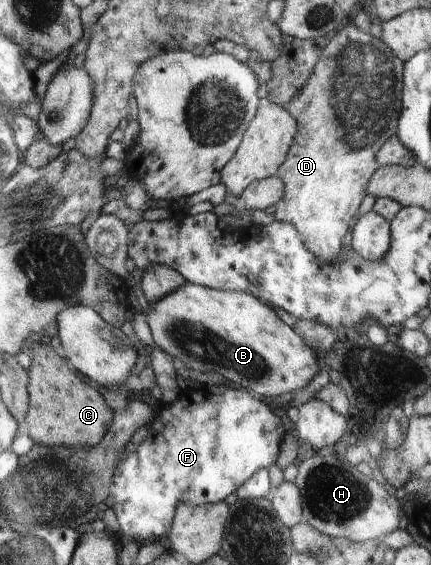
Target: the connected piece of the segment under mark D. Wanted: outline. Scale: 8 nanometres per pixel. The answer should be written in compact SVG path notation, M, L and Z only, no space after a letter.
M349 17L339 31L328 38L328 43L325 49L323 49L321 57L319 57L317 63L313 65L309 82L301 89L301 92L297 93L288 103L286 111L297 123L297 134L294 136L291 147L289 147L285 162L277 171L277 176L284 184L284 194L281 199L279 199L279 203L275 205L275 220L289 223L295 227L307 251L317 257L317 263L335 265L337 259L339 259L344 237L349 231L349 223L351 223L353 217L357 215L359 206L367 194L367 183L369 183L371 175L380 167L375 159L377 151L381 150L385 139L388 139L397 132L397 121L399 121L402 111L403 79L404 63L395 57L393 51L390 51L389 47L386 47L381 39L376 39L370 33L365 33L365 31L358 29L353 24L352 18Z

